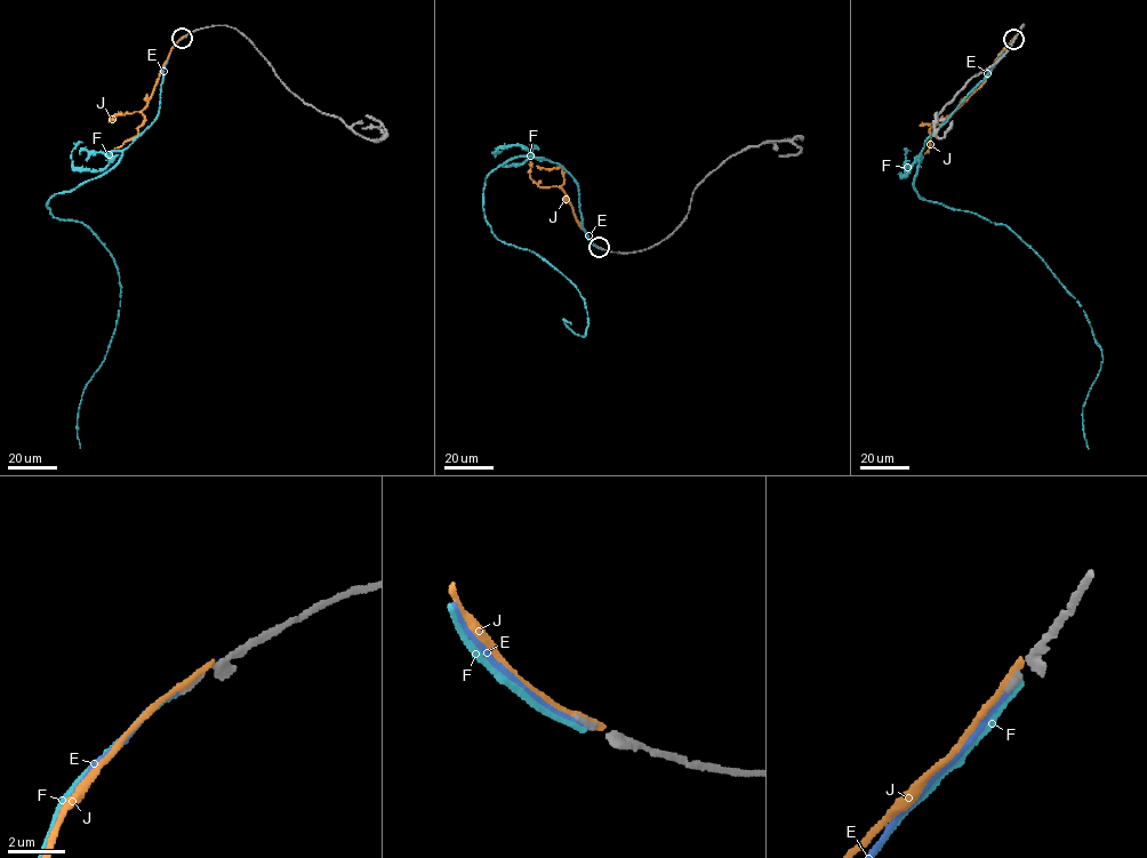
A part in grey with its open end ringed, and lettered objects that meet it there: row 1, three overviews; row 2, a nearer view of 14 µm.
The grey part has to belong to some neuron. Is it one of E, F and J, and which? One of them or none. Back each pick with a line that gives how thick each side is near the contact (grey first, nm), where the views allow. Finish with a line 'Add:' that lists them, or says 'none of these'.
Add: none of these

